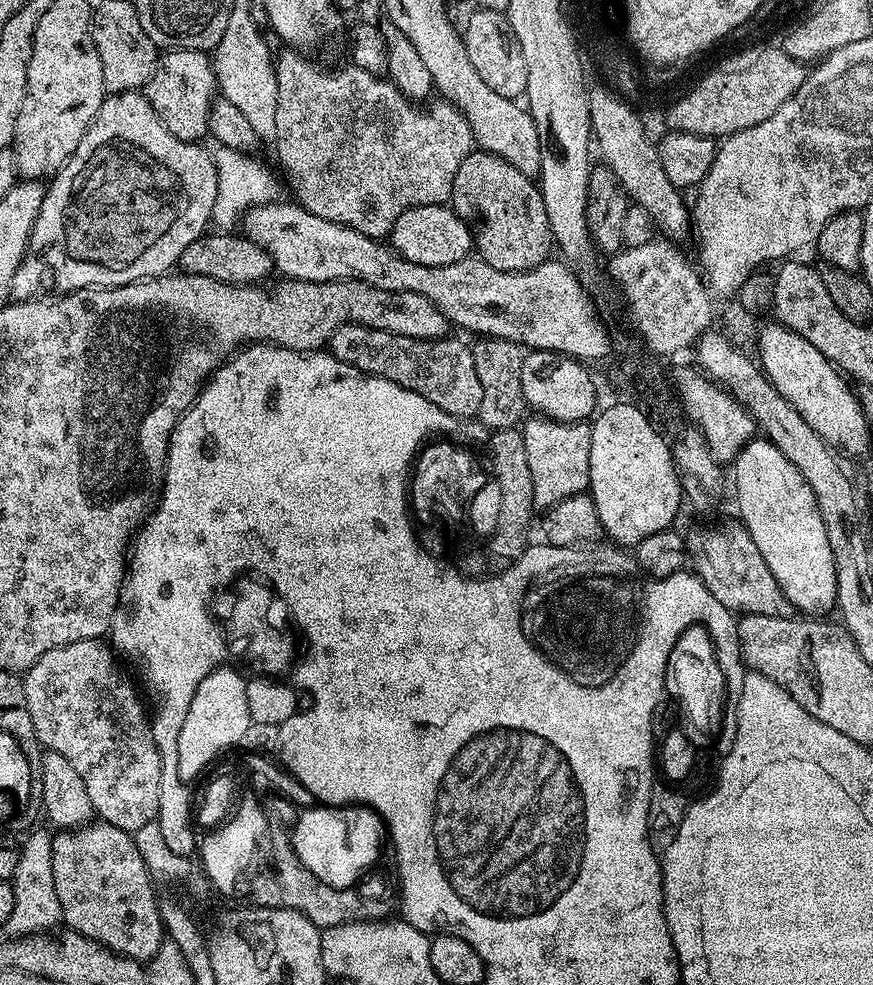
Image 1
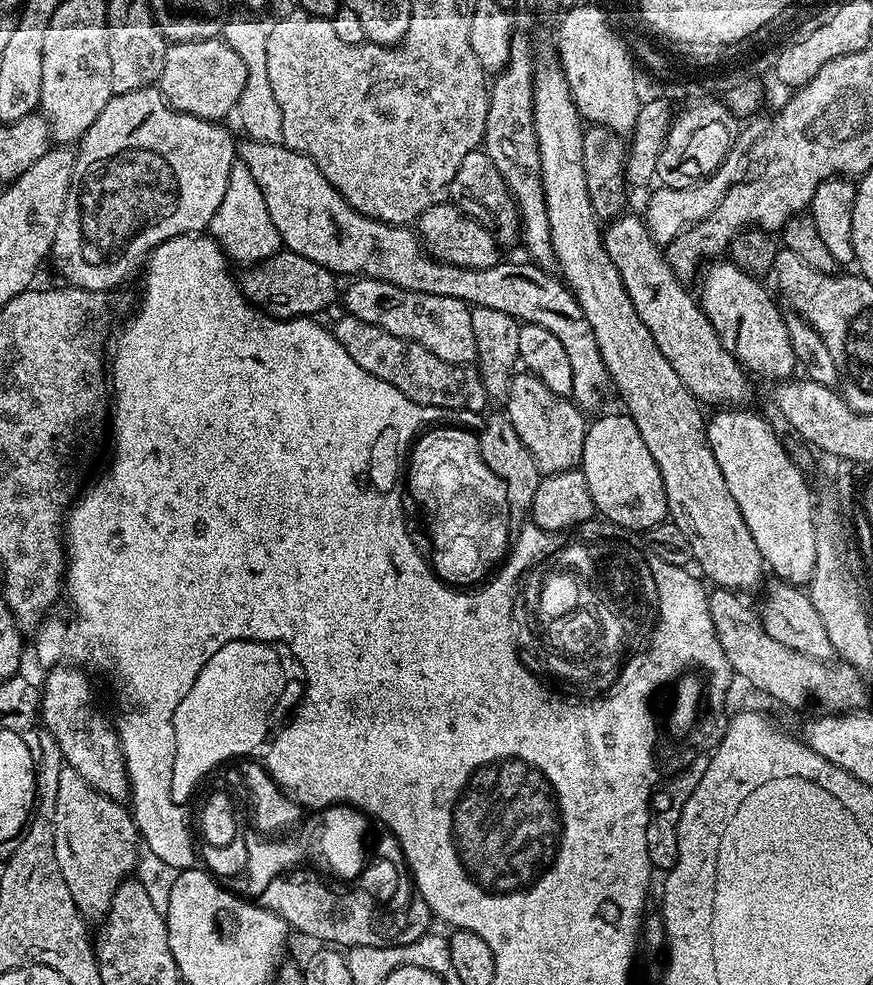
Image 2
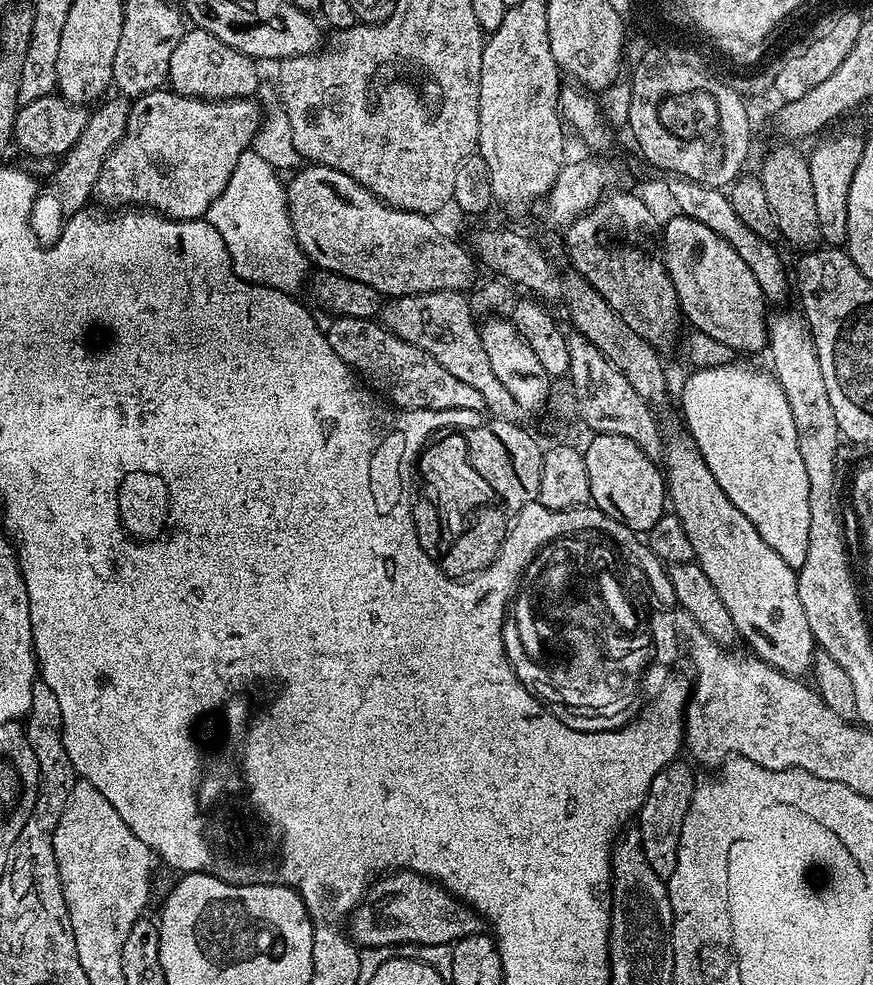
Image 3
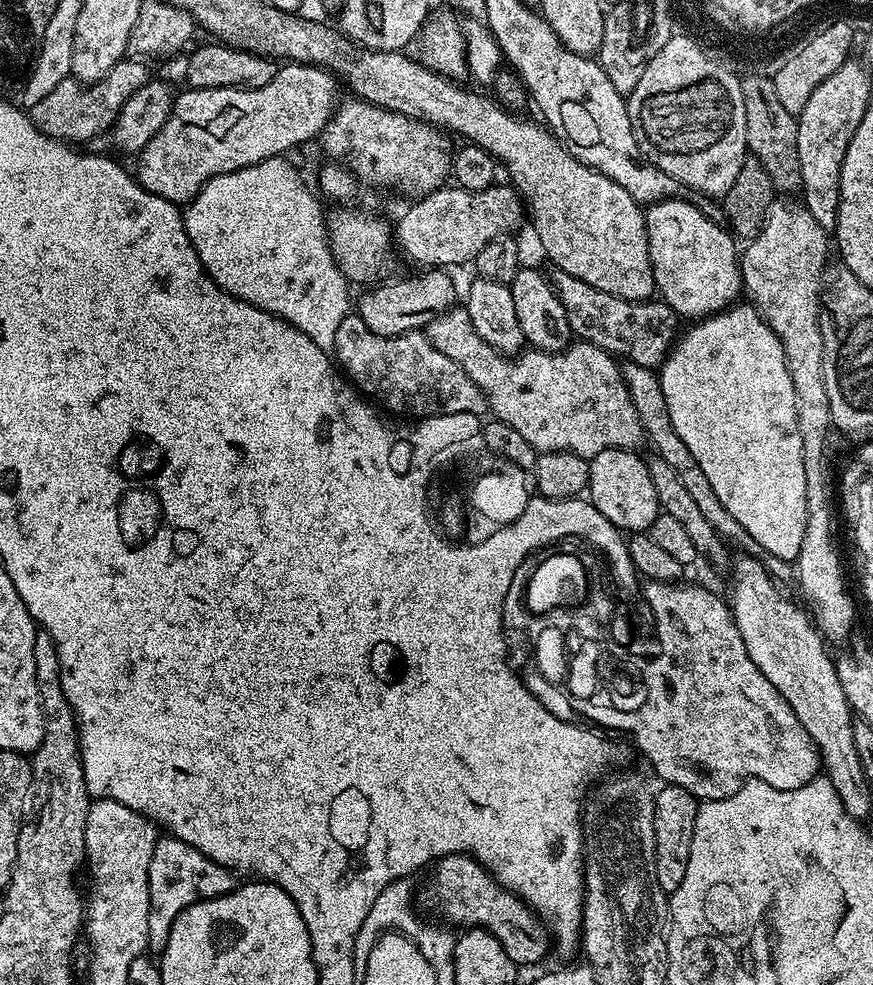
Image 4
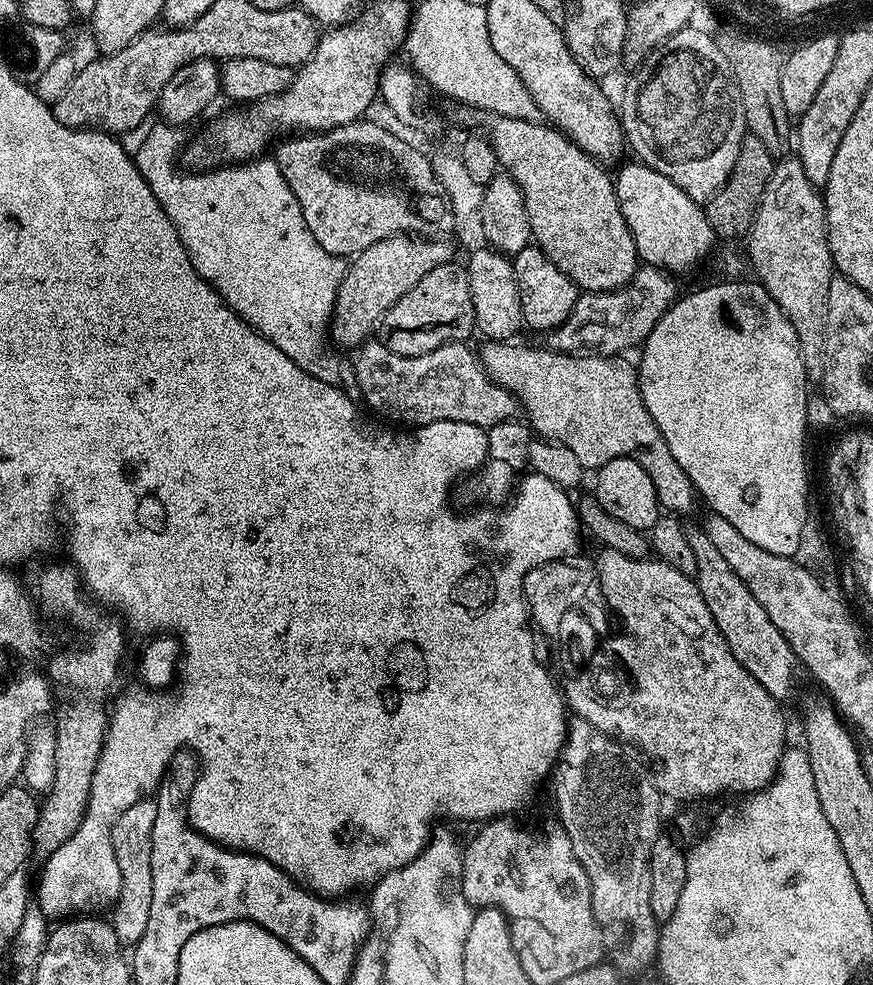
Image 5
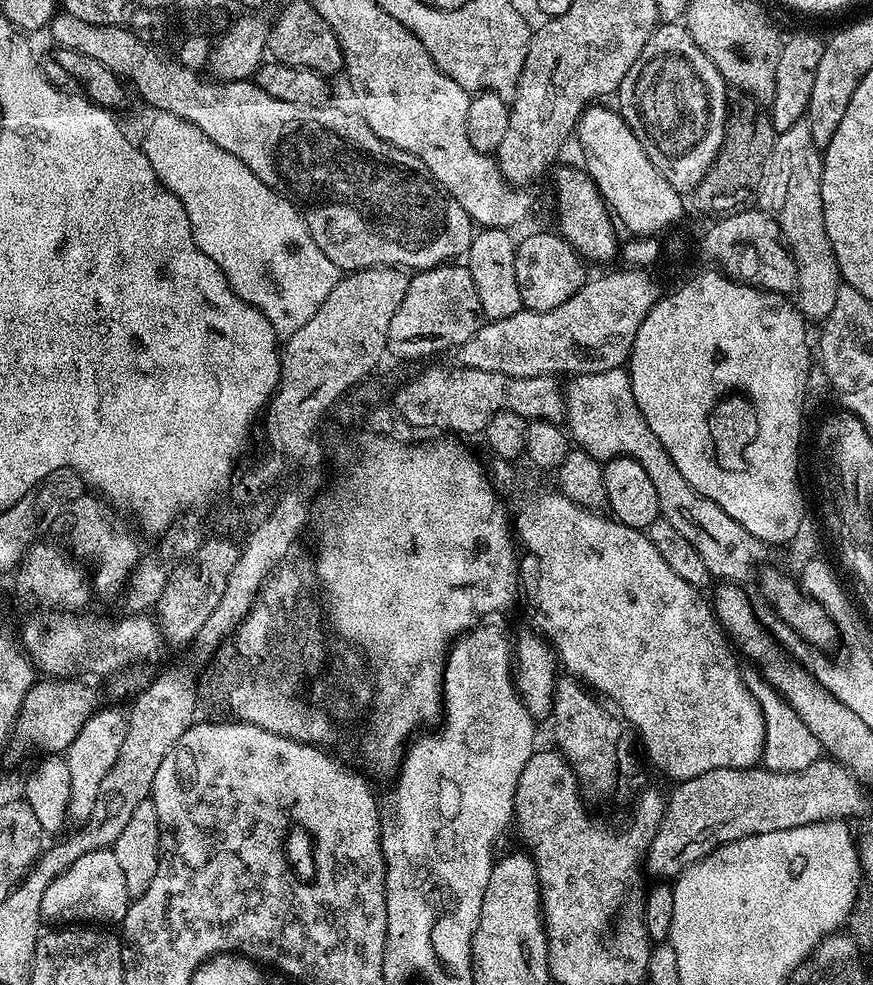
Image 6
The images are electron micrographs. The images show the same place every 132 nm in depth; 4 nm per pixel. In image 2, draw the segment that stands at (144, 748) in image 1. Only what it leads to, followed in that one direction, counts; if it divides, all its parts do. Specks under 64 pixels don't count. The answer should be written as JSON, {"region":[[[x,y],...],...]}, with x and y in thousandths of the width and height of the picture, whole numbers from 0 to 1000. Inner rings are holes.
{"region":[[[64,676],[48,693],[45,730],[53,742],[65,751],[70,758],[72,775],[89,782],[94,790],[108,802],[128,812],[145,813],[149,808],[147,783],[137,749],[127,730],[115,724],[110,707],[105,704],[102,683],[90,676]]]}

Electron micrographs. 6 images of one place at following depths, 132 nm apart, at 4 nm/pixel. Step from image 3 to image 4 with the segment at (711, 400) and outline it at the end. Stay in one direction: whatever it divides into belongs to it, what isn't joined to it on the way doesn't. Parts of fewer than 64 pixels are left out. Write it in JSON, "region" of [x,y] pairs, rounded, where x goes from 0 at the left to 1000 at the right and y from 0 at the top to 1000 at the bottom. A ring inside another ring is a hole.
{"region":[[[844,307],[828,317],[819,317],[817,321],[798,324],[794,329],[797,329],[794,333],[782,334],[781,340],[771,348],[764,365],[754,375],[758,400],[763,400],[763,412],[767,416],[767,426],[777,437],[777,445],[786,449],[786,457],[790,457],[790,461],[800,465],[800,473],[804,473],[804,481],[809,481],[813,493],[818,493],[822,510],[827,510],[827,514],[832,514],[832,518],[841,522],[850,538],[859,542],[863,553],[867,557],[876,556],[880,564],[890,564],[892,569],[904,571],[911,570],[914,558],[919,558],[919,542],[923,542],[923,473],[919,465],[919,441],[914,437],[910,388],[905,388],[905,376],[900,372],[896,347],[891,347],[887,335],[882,335],[880,328],[871,322],[871,316],[860,307]]]}

